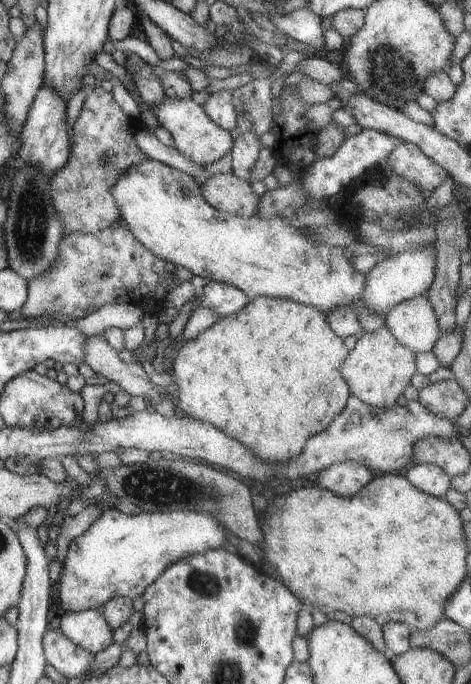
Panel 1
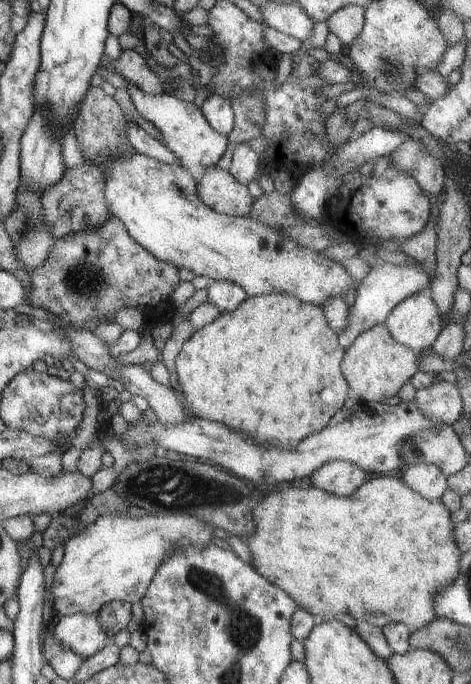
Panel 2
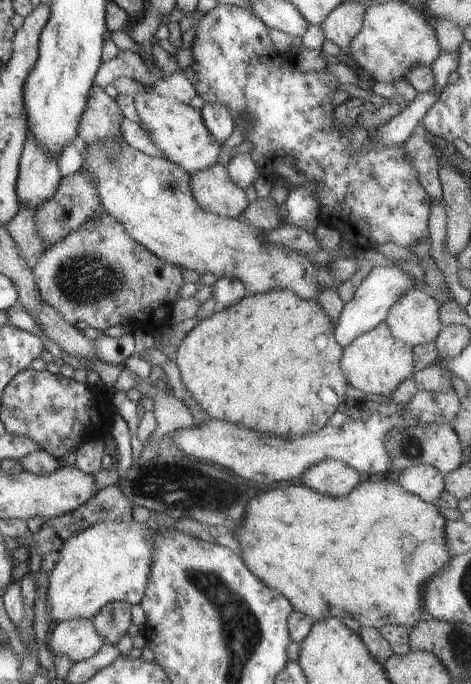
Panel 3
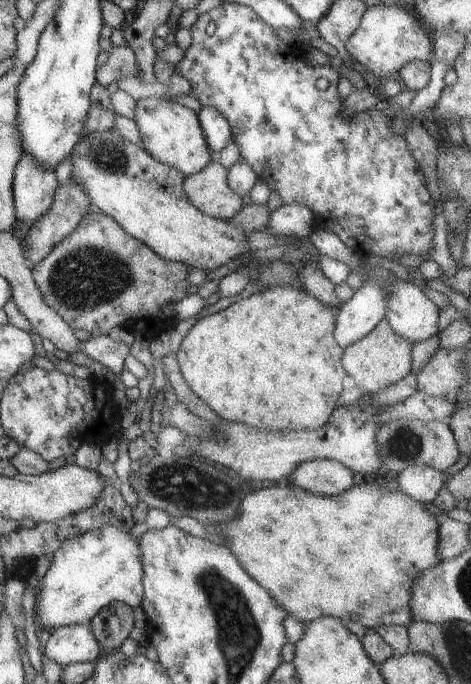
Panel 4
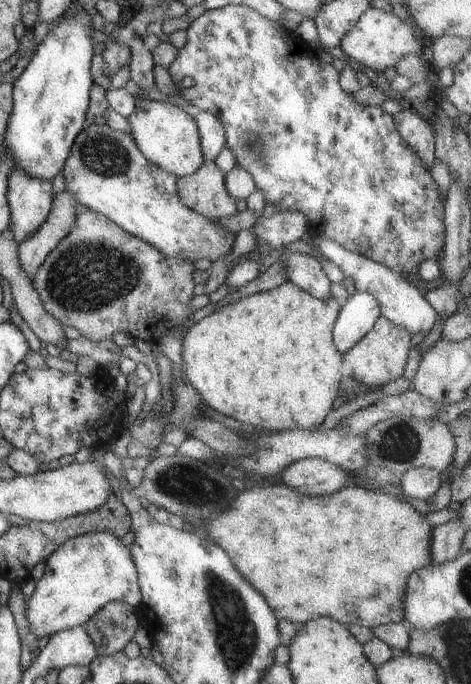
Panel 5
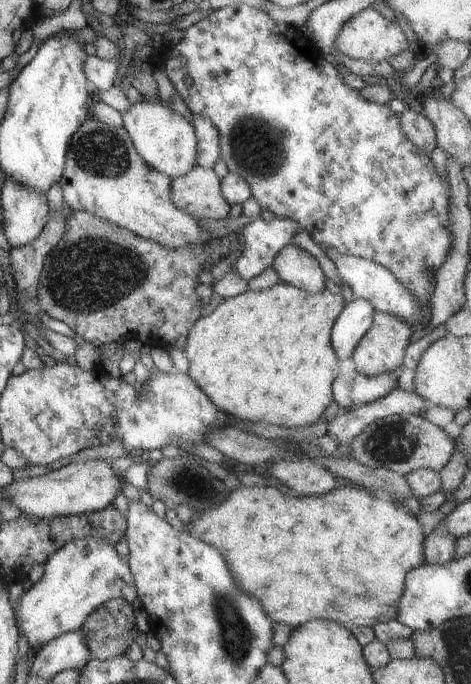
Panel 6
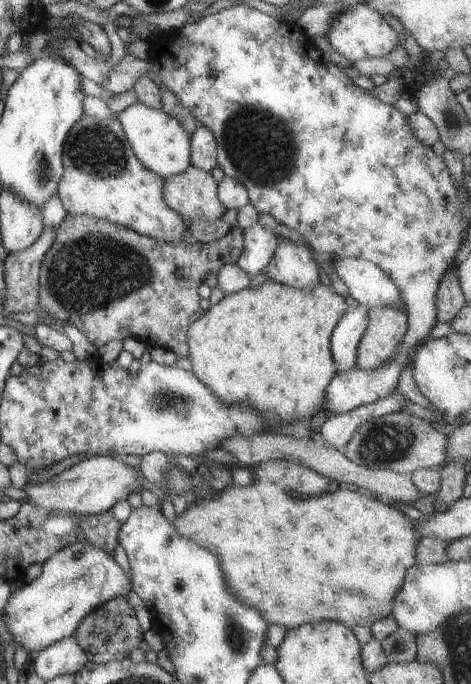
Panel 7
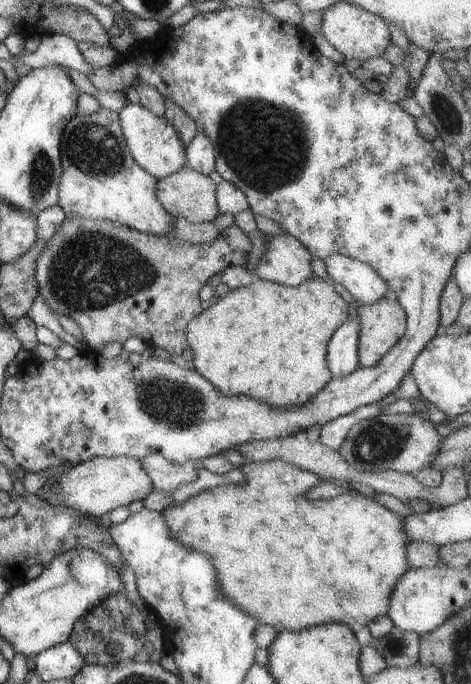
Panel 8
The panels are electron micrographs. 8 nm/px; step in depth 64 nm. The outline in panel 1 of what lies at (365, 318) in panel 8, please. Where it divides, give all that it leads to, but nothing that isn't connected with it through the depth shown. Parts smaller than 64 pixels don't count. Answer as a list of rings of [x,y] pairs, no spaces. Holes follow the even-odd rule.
[[[385,325],[371,332],[362,332],[340,366],[341,376],[350,394],[369,406],[381,408],[395,404],[395,399],[402,394],[415,371],[416,355],[399,344]]]

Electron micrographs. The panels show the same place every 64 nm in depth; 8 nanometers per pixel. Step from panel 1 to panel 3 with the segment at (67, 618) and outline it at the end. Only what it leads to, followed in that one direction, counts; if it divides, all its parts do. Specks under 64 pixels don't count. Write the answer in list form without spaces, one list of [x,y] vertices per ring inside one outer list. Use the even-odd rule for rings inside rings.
[[[77,617],[52,625],[46,640],[51,654],[64,655],[73,663],[91,658],[103,644],[92,619]]]

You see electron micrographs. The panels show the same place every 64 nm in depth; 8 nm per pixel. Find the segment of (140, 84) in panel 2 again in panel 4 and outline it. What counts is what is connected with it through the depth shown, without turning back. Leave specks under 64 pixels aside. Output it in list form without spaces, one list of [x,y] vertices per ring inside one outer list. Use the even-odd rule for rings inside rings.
[[[112,46],[104,55],[104,63],[96,70],[97,84],[106,87],[110,82],[136,76],[136,62],[133,51],[127,46]]]

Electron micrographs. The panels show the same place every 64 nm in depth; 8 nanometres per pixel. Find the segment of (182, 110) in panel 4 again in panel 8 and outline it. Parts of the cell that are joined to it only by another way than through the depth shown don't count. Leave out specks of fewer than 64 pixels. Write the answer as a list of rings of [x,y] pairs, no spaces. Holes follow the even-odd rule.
[[[127,103],[118,113],[118,120],[127,148],[133,160],[151,176],[161,179],[179,171],[185,164],[185,146],[181,144],[175,128],[165,120],[164,116],[155,116],[147,108],[139,104]]]

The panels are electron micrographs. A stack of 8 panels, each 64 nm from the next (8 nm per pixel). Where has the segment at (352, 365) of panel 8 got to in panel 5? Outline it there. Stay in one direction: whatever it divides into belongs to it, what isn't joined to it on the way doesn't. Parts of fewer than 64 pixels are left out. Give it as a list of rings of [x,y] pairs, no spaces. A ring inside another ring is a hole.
[[[357,289],[354,294],[341,301],[338,315],[332,328],[334,347],[343,354],[347,352],[381,315],[374,297]]]

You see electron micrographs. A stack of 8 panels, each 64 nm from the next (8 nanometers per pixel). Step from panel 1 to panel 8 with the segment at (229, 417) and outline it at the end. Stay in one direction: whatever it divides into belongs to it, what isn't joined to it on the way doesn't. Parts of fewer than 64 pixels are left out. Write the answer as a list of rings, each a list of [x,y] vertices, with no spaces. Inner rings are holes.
[[[316,276],[309,277],[305,282],[297,284],[295,287],[287,287],[279,285],[264,279],[258,279],[254,277],[253,282],[247,284],[247,286],[241,286],[241,288],[235,288],[235,290],[229,290],[225,296],[218,299],[217,302],[211,304],[205,310],[202,310],[199,316],[195,316],[187,326],[185,326],[186,342],[191,350],[193,369],[203,376],[205,381],[213,388],[217,388],[221,394],[225,396],[247,396],[247,398],[255,398],[259,402],[265,402],[269,408],[293,408],[293,406],[301,406],[305,404],[311,396],[315,396],[327,382],[332,378],[331,372],[329,372],[329,366],[327,366],[327,360],[325,354],[327,354],[327,344],[333,330],[343,324],[343,320],[346,318],[347,303],[345,303],[337,292],[333,289],[332,281],[330,279],[322,280]]]

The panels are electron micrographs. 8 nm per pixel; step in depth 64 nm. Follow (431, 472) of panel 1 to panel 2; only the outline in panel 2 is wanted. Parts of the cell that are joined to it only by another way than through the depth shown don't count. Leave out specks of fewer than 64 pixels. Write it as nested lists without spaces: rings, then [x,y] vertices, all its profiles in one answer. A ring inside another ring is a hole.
[[[419,463],[402,469],[401,480],[414,493],[430,501],[439,501],[441,494],[448,488],[446,476],[437,465]]]

